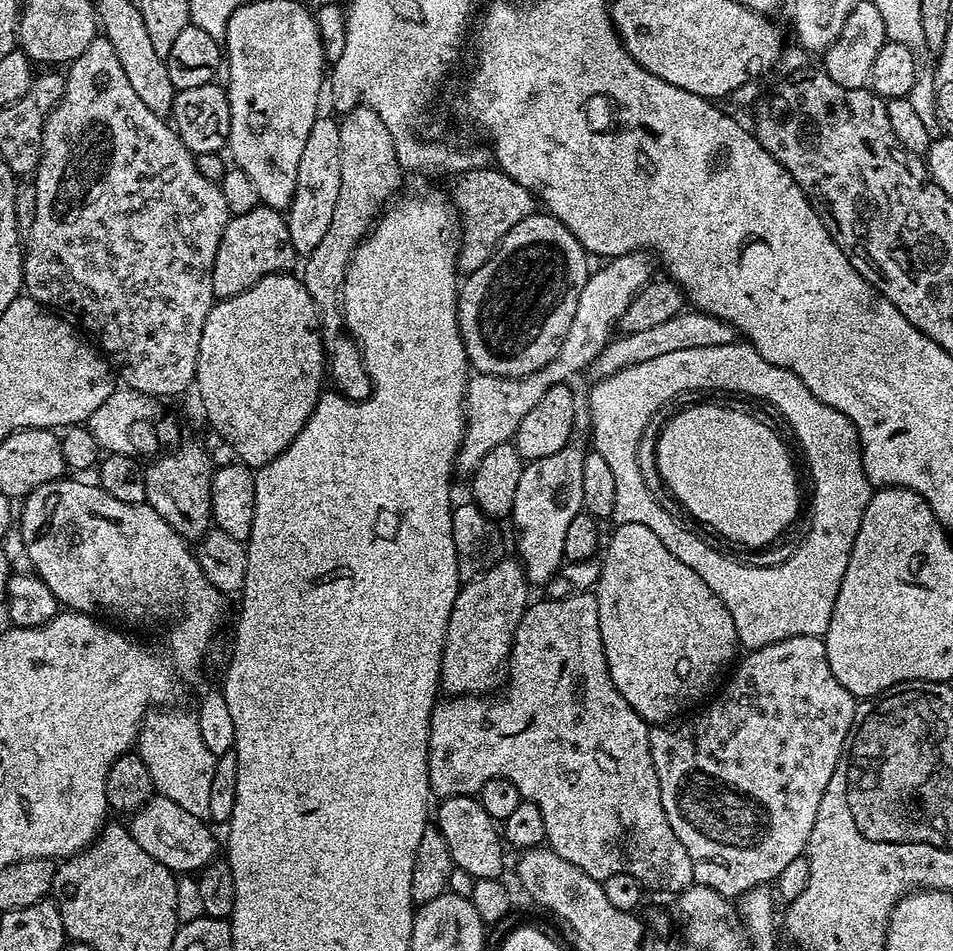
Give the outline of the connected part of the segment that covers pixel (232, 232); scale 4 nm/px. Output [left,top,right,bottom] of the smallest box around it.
[212,203,297,300]

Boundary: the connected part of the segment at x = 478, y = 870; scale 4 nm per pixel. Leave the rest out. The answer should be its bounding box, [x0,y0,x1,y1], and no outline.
[434,796,506,880]

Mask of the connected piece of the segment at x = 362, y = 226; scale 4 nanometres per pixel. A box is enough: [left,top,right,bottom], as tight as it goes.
[302,108,402,400]

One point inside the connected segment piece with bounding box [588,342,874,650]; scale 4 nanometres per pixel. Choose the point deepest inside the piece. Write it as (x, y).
(795, 598)

